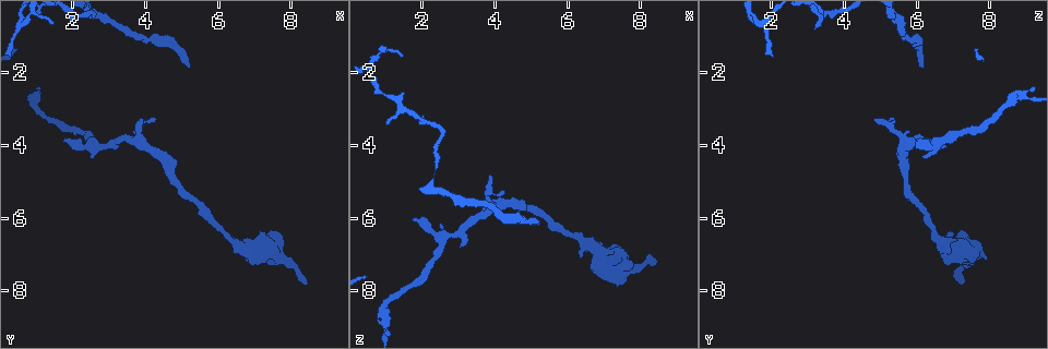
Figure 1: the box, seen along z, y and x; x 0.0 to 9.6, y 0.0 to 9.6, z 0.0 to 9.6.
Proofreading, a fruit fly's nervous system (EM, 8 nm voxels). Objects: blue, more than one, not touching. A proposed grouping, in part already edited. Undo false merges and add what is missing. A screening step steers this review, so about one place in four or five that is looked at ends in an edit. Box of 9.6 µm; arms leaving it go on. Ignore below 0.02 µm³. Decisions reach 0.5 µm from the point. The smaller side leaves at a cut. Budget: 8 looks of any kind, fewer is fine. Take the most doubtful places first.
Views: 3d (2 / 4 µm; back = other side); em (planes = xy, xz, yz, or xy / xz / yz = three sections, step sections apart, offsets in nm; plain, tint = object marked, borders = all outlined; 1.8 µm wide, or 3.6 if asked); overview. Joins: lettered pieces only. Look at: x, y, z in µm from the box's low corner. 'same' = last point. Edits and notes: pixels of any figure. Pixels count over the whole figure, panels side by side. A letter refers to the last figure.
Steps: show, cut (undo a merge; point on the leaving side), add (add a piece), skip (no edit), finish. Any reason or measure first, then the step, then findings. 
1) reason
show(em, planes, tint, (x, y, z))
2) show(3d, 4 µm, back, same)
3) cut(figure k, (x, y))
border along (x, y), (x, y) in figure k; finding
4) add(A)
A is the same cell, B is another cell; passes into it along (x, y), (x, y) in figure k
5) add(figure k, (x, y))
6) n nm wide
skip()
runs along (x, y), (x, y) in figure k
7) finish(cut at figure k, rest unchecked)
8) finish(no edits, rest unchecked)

long arm stops here
show(3d, 4 µm, (5.25, 1.90, 6.20))

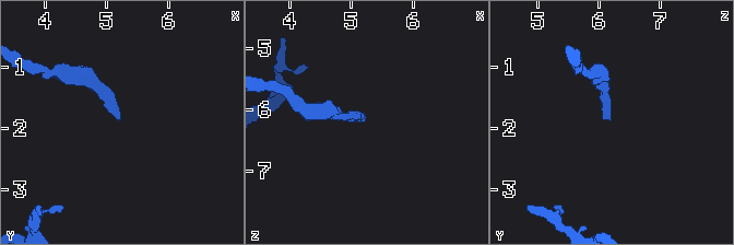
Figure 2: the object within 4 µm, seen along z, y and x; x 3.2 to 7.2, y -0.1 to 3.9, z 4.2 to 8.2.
show(em, xy, step 4, plain, (5.20, 1.85, 6.20))

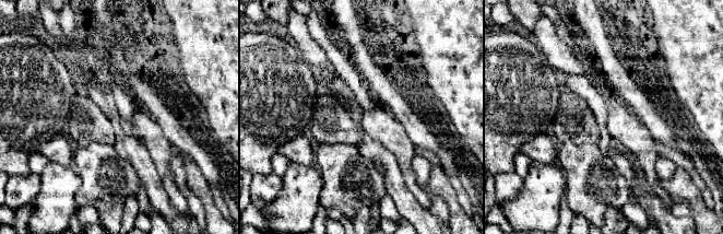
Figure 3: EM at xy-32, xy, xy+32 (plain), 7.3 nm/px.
show(em, xy, step 4, borders, same)

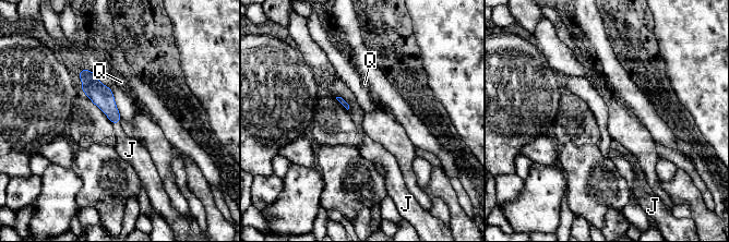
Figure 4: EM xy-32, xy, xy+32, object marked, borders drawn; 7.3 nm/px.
add(J)
J is the same cell, Q is another cell; passes into it along (102, 96), (116, 122), (130, 149) in figure 4; the neuron continues

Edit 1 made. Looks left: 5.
thick turns thin
show(3d, 4 µm, (0.95, 2.65, 9.10))

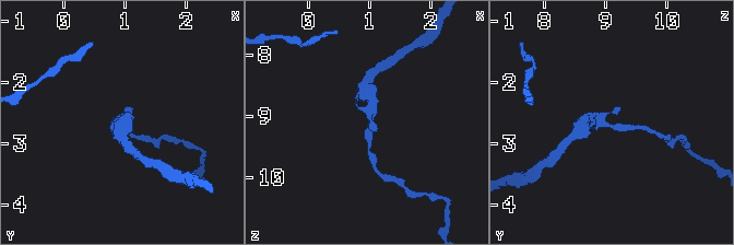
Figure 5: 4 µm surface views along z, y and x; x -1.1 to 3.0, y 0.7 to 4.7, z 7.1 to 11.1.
show(em, xz, step 16, tint, (0.95, 2.70, 9.15))

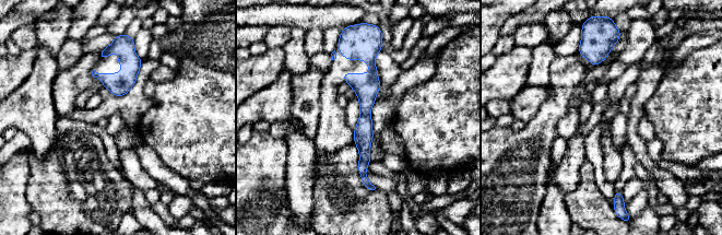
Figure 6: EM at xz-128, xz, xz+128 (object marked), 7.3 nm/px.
show(em, xz, step 16, borders, same)

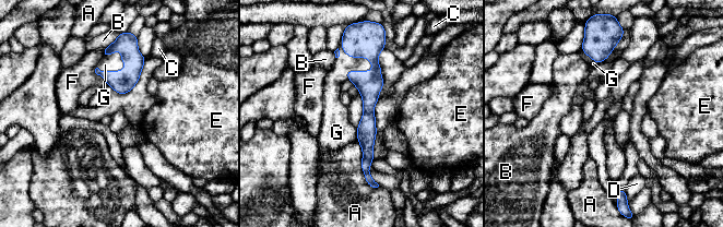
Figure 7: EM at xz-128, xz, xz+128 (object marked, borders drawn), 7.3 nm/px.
A touches over 380 nm
add(G)
G is the same cell, A, B, C, D, E and F are other cells; it goes on there

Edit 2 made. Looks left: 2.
finish(add at figure 4, add at figure 7, rest unchecked)

